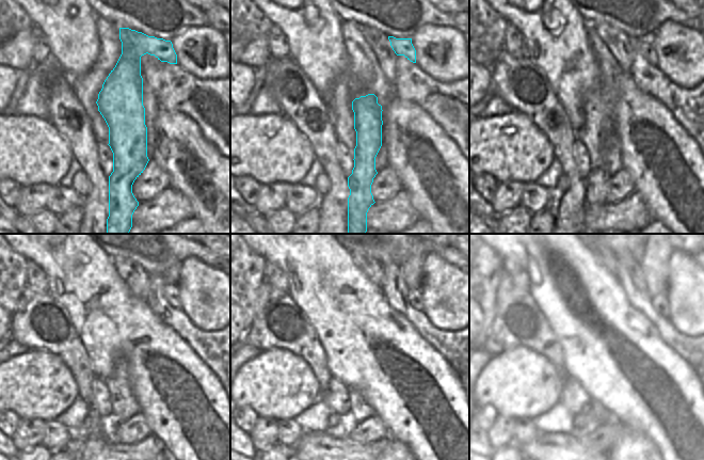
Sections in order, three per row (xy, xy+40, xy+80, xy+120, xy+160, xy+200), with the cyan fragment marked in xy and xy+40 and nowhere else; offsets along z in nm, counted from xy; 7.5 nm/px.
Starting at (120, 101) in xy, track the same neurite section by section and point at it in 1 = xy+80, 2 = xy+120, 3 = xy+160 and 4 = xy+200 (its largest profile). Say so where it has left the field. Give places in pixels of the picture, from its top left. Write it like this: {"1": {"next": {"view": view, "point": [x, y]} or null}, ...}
{"1": {"next": {"view": "xy+80", "point": [597, 180]}}, "2": {"next": {"view": "xy+120", "point": [171, 290]}}, "3": {"next": {"view": "xy+160", "point": [413, 292]}}, "4": {"next": {"view": "xy+200", "point": [653, 299]}}}

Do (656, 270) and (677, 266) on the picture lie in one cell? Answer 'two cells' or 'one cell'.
two cells

